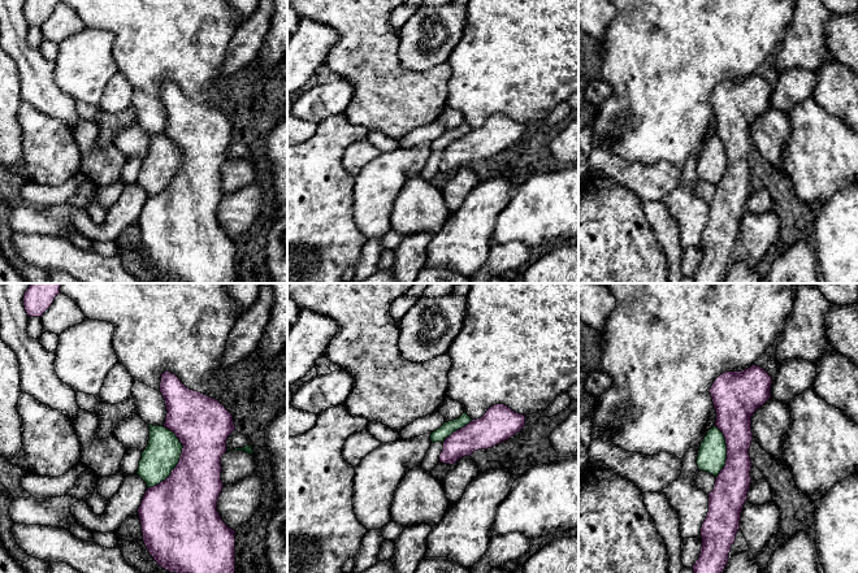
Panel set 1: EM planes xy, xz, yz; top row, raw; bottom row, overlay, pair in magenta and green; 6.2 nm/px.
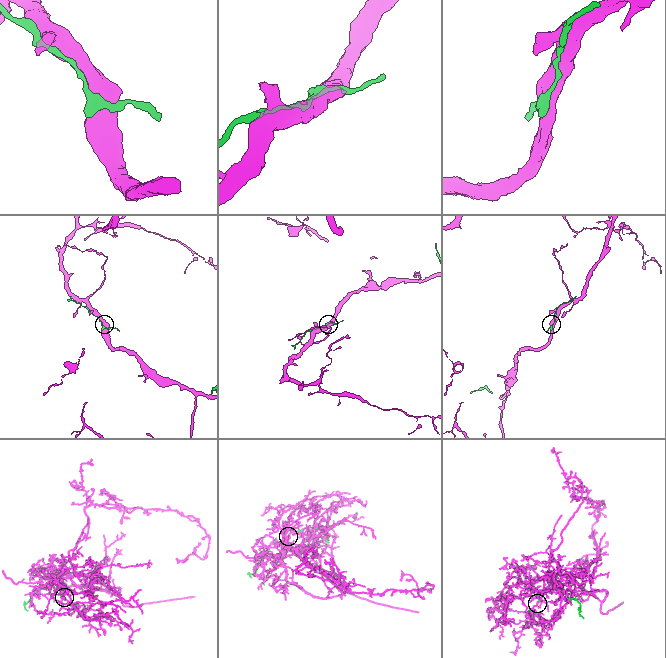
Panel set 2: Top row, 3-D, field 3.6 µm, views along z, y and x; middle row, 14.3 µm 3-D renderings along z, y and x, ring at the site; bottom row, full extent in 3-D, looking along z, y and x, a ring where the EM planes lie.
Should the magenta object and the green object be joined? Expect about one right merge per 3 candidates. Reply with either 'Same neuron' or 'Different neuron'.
Same neuron

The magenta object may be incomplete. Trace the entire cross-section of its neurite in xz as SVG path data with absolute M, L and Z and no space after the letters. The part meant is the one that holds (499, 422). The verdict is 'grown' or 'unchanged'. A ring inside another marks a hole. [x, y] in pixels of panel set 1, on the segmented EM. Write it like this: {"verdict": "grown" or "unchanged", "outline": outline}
{"verdict": "grown", "outline": "M495 404L481 418L472 420L464 412L459 418L445 422L430 434L430 440L443 443L439 463L452 465L474 451L488 450L508 440L524 426L524 414L504 404Z"}

